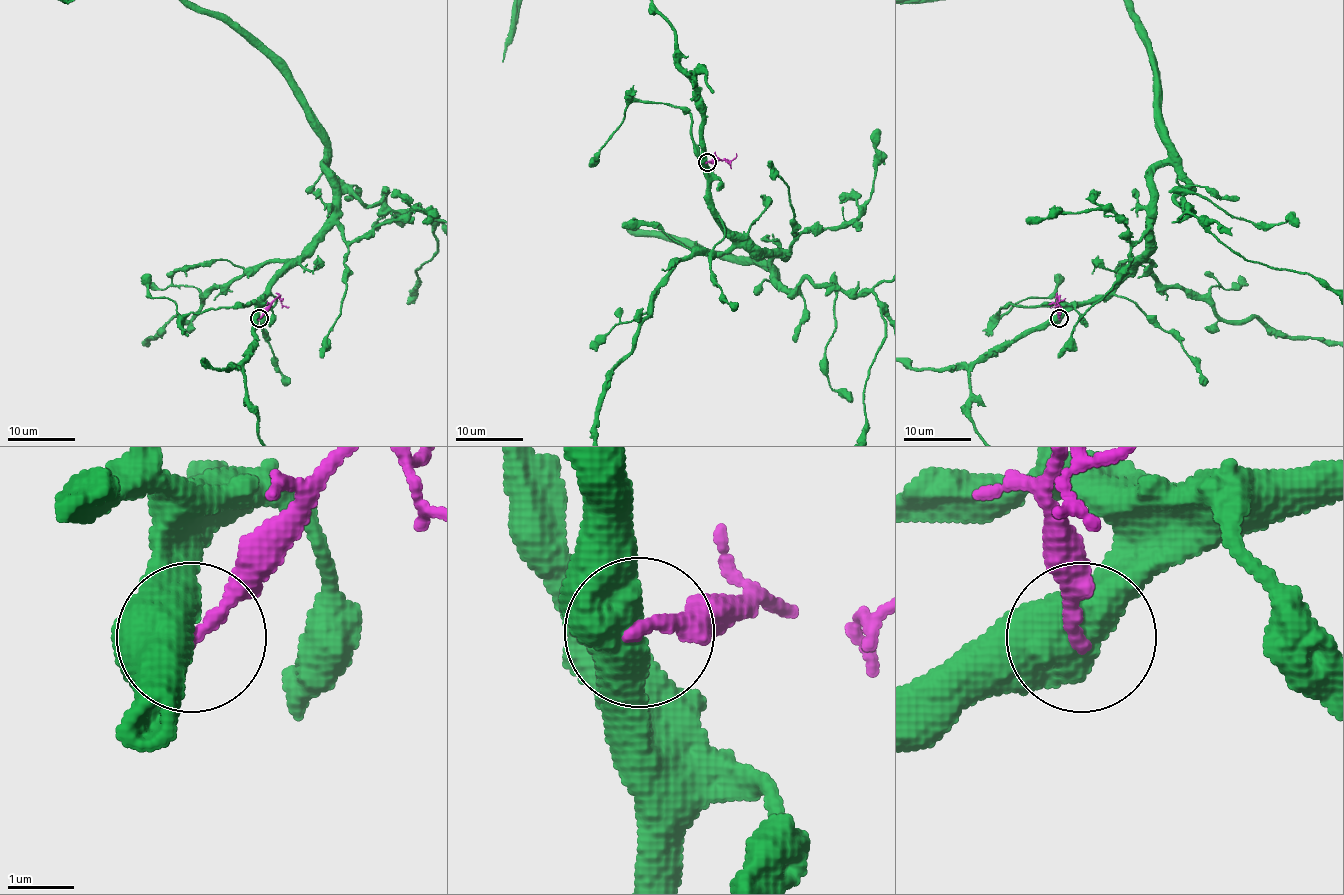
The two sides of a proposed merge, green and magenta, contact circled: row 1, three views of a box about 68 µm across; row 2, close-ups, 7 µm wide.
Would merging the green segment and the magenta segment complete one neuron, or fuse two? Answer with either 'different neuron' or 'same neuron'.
different neuron

